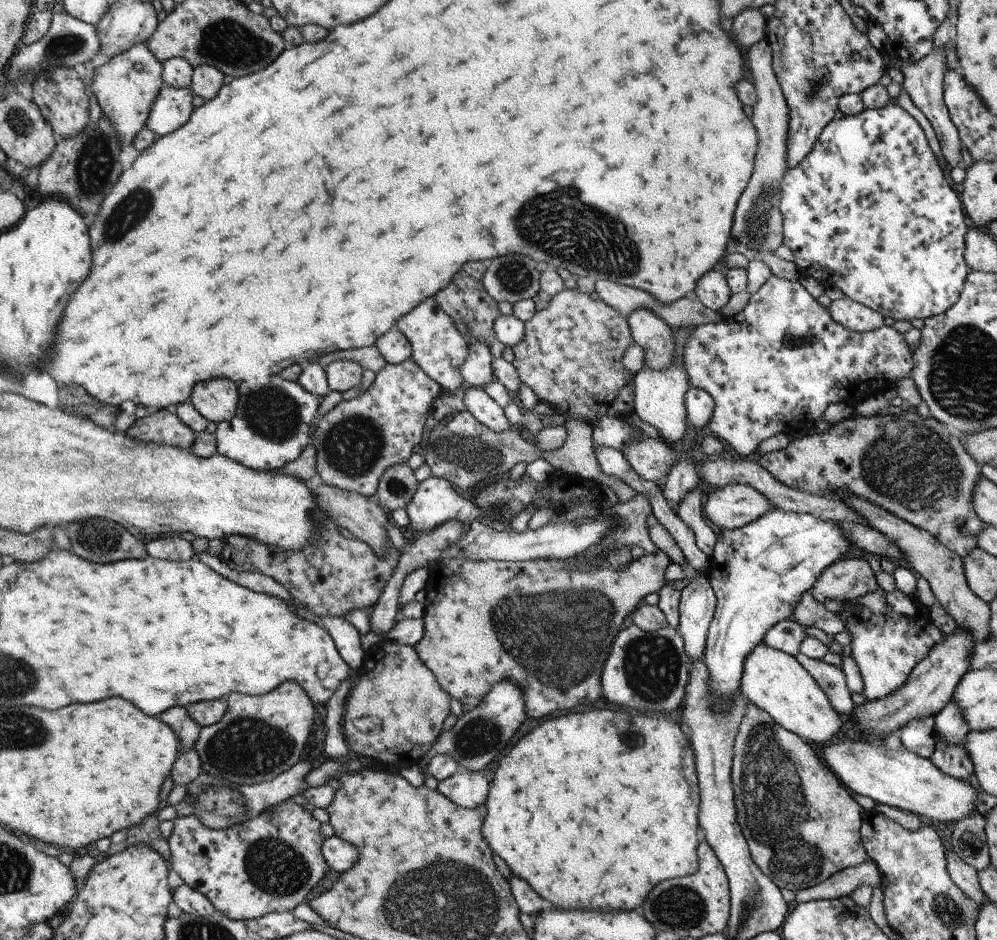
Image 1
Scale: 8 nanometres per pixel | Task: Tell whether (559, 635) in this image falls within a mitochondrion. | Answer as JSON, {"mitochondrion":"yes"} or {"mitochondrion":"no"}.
{"mitochondrion":"yes"}

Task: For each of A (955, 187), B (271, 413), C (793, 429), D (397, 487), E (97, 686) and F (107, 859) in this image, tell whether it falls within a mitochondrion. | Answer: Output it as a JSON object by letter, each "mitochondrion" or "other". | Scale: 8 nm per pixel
{"A":"other","B":"mitochondrion","C":"other","D":"mitochondrion","E":"other","F":"other"}

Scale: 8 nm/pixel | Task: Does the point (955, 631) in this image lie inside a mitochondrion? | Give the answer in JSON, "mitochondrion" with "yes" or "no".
{"mitochondrion":"no"}

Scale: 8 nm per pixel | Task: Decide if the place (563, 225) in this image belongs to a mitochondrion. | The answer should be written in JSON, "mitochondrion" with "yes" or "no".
{"mitochondrion":"yes"}

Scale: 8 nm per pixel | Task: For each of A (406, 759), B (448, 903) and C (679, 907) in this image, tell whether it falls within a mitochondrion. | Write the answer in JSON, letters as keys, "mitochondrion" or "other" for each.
{"A":"other","B":"mitochondrion","C":"mitochondrion"}

